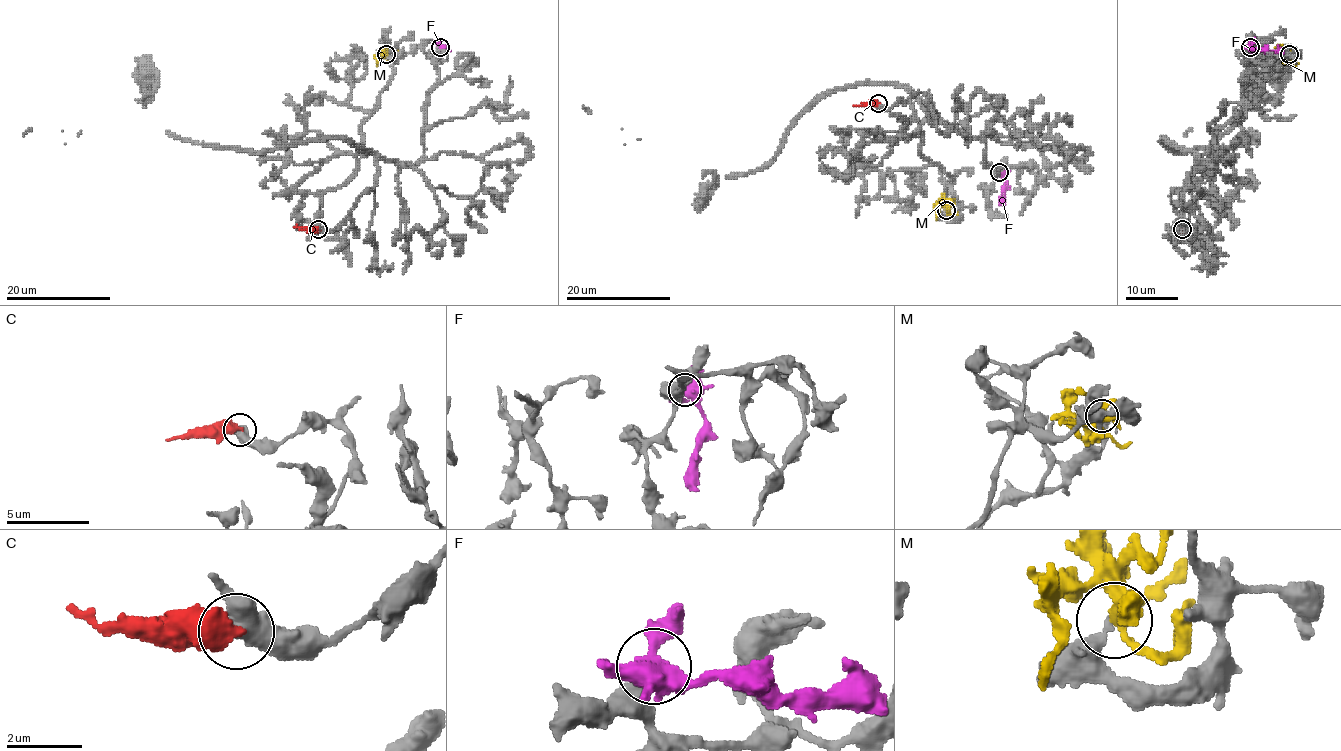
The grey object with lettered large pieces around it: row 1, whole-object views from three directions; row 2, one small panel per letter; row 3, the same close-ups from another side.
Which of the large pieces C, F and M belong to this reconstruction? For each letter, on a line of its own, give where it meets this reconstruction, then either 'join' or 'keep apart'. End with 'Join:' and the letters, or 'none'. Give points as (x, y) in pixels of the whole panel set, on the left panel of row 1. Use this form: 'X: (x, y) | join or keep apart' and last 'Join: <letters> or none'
C: (318, 229) | keep apart
F: (440, 47) | keep apart
M: (386, 54) | keep apart
Join: none

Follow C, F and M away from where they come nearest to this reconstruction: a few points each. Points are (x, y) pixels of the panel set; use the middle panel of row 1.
C: (877, 103), (854, 106)
F: (1000, 172), (1005, 180), (1000, 203)
M: (946, 210), (941, 206), (936, 220)

